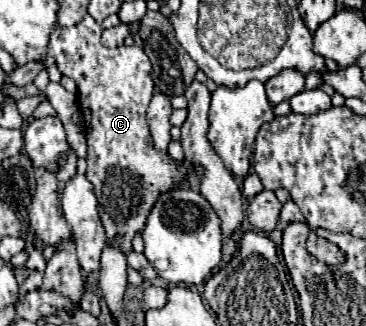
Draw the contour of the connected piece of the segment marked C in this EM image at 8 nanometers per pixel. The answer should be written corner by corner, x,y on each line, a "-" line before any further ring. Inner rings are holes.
86,16
82,22
78,22
72,28
62,28
62,26
54,28
50,34
48,54
52,54
52,60
60,66
62,74
72,78
78,86
78,106
84,114
84,132
88,140
86,178
94,184
96,196
100,200
100,218
108,242
116,244
118,248
124,248
124,254
128,254
132,250
134,234
144,230
148,212
152,210
156,196
186,180
186,170
182,168
182,164
172,160
168,154
160,154
152,146
152,138
146,122
146,108
154,94
150,60
144,54
144,50
138,46
124,46
122,50
110,50
102,46
100,24
92,16

